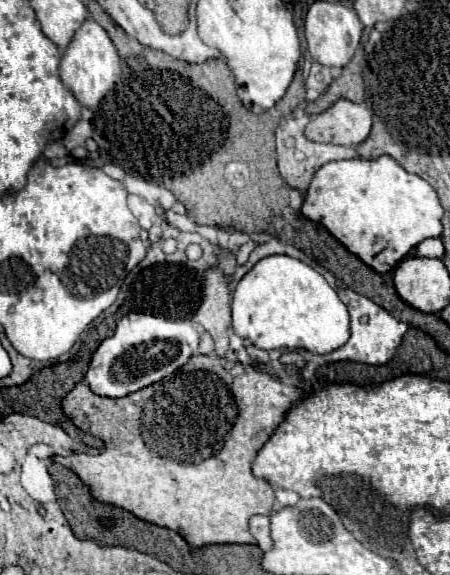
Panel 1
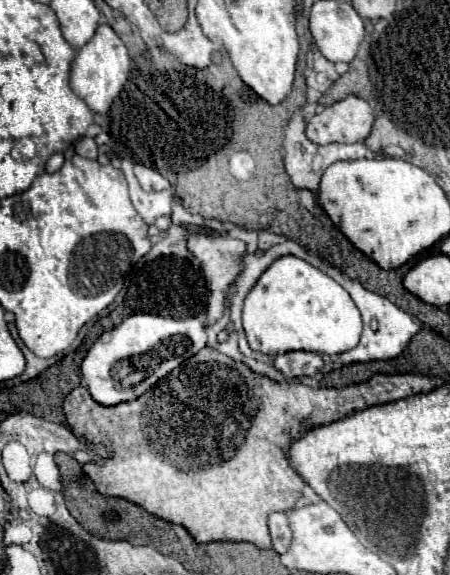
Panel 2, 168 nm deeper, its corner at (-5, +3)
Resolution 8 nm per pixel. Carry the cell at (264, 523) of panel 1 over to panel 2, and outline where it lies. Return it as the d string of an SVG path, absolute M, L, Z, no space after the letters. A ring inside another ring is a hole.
M271 513L269 515L269 531L273 539L273 549L277 553L285 553L291 543L291 529L285 513Z

